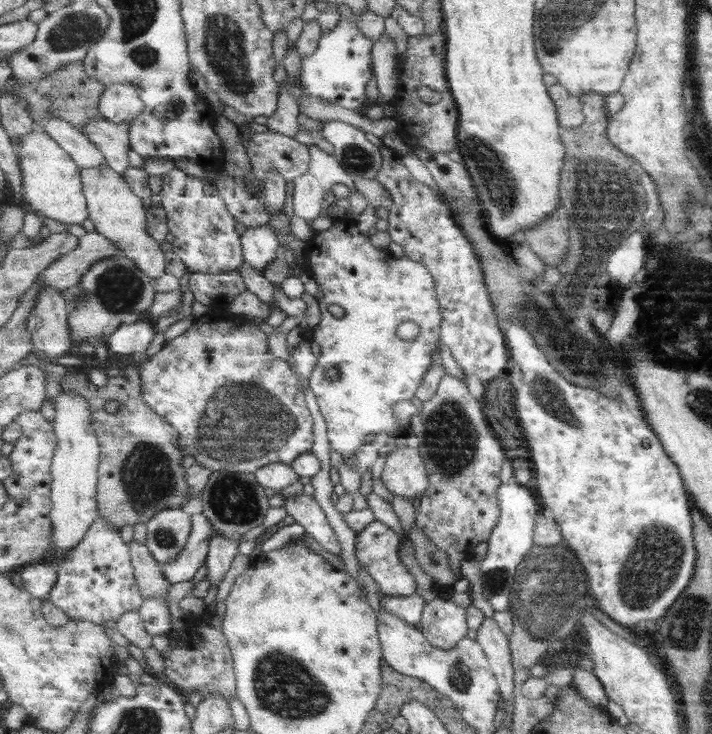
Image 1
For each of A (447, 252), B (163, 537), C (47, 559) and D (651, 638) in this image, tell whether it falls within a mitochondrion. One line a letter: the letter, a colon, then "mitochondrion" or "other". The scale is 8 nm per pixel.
A: other
B: mitochondrion
C: other
D: other

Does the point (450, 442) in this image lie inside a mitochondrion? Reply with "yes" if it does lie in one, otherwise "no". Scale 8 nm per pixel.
yes

